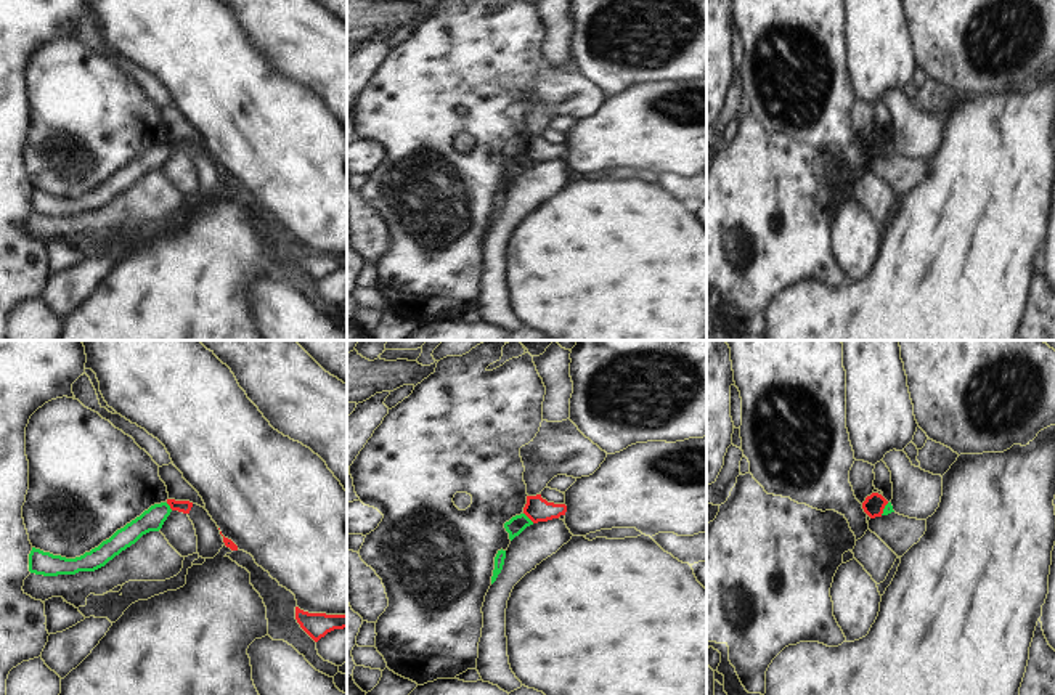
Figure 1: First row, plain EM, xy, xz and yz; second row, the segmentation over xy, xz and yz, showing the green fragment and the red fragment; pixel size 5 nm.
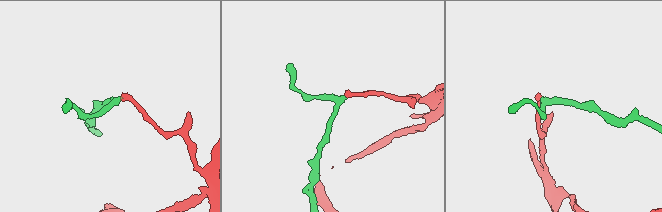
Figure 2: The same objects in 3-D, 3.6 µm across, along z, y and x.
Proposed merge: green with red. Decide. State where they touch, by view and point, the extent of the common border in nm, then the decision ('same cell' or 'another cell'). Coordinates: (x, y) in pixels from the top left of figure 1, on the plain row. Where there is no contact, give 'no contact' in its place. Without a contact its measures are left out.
contact xz (527, 158); length 80 nm; another cell

